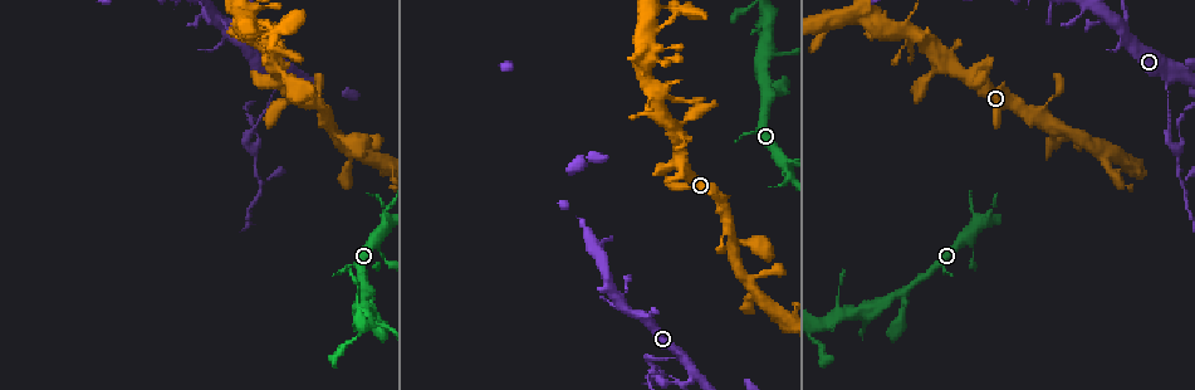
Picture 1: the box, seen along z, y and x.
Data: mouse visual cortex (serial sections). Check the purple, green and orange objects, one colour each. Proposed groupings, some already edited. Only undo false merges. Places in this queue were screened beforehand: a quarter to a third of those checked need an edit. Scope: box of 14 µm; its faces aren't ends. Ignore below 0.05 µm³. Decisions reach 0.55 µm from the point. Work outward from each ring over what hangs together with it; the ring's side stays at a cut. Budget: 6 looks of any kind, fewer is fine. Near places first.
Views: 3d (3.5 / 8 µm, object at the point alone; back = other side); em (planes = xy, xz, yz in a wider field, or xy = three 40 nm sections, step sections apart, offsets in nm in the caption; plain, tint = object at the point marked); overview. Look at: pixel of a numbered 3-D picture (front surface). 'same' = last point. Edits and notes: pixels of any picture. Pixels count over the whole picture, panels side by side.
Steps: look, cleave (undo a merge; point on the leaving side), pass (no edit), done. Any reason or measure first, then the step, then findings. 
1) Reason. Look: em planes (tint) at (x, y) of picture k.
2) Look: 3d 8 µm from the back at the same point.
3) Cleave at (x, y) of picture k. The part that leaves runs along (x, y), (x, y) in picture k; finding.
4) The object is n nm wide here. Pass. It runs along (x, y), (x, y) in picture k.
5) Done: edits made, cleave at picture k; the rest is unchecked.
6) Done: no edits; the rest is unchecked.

Arms part here. Look: 3d 8 µm at (279, 80) of picture 1.

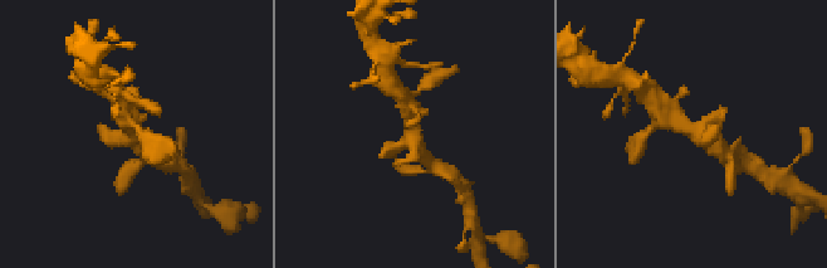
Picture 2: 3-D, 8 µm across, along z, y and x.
Shape alone is not enough. Look: em xy step 5 (tint) at (416, 142) of picture 2.

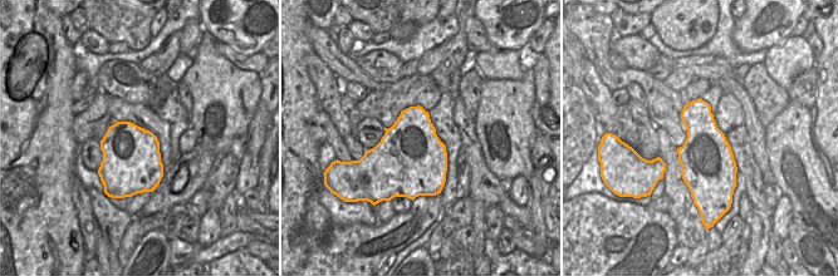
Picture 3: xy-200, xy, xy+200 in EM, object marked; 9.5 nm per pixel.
Pass. It runs along (725, 155), (711, 137), (671, 117) in picture 2; one cell here.

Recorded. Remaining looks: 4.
Three-way junction. Look: 3d 3.5 µm at (1124, 35) of picture 1.

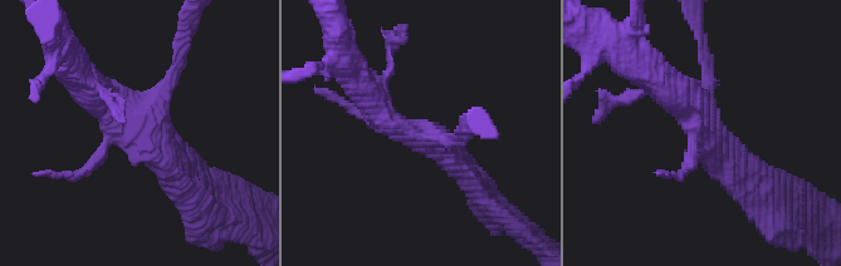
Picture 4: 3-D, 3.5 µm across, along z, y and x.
Now the EM. Look: em xy step 3 (tint) at (147, 138) of picture 4.

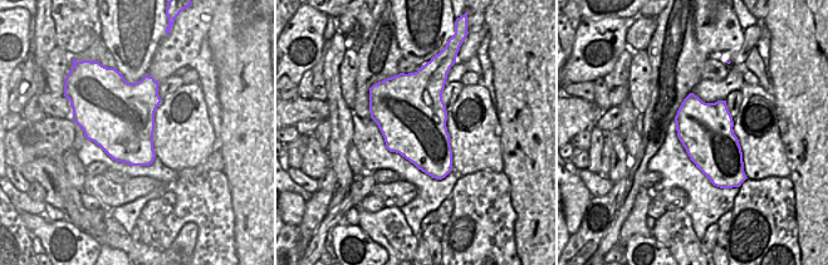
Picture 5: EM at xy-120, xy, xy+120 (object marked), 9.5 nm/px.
The object is 700 nm wide here. Pass. It runs along (197, 196), (171, 161), (93, 92) in picture 4; continuous, no second cell.

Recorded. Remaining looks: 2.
Calibre changes. Look: 3d 3.5 µm at (676, 360) of picture 1.

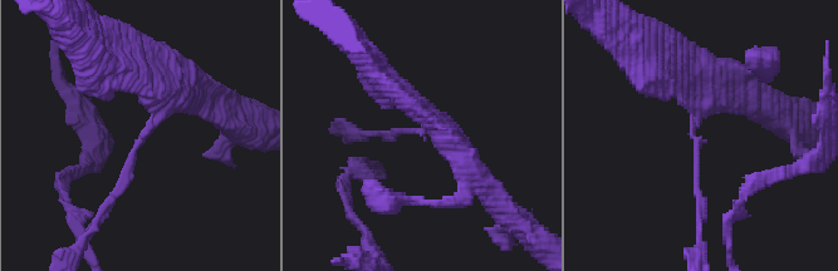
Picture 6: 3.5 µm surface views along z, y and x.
The arms are 100, 300 nm wide. Look: em planes (tint) at (148, 124) of picture 6.

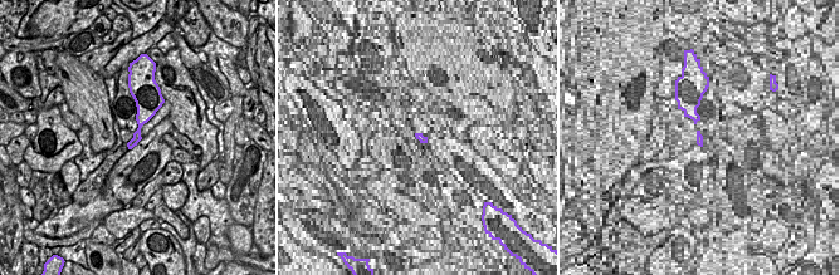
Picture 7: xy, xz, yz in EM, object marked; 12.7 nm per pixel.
The object is 160 nm wide here. Cleave at (121, 186) of picture 6. The part that leaves runs along (138, 146), (99, 226), (77, 250) in picture 6; a second cell is stuck on.

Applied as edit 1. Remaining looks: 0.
Done: edits made, cleave at picture 6; the rest is unchecked.

